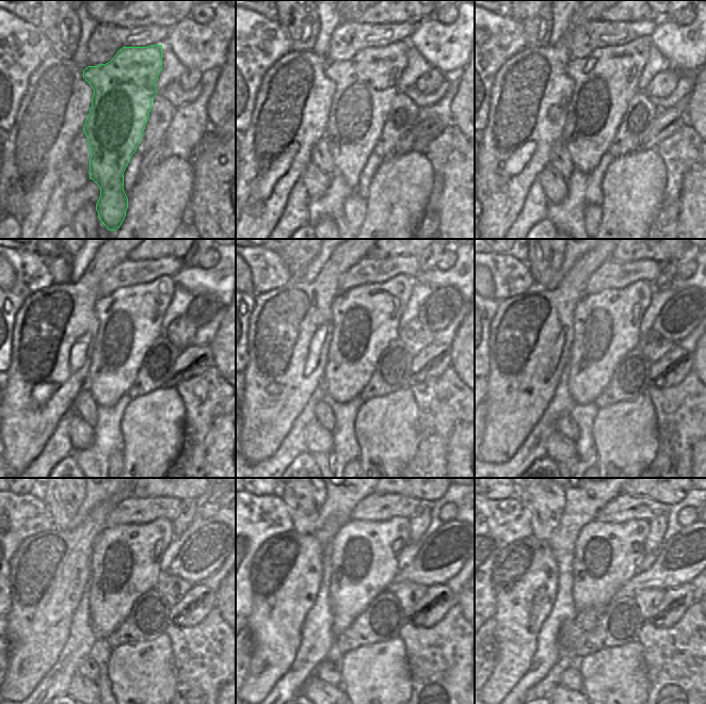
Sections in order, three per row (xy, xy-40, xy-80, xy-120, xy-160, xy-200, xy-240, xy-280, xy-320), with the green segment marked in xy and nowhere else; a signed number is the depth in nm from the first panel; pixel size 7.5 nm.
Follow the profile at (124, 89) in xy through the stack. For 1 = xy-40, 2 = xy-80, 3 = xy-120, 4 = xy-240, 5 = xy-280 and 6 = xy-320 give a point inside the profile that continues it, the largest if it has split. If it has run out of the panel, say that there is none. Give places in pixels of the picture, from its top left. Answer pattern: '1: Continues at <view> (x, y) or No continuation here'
1: Continues at xy-40 (365, 85)
2: Continues at xy-80 (605, 81)
3: Continues at xy-120 (129, 319)
4: Continues at xy-240 (126, 559)
5: Continues at xy-280 (364, 555)
6: Continues at xy-320 (606, 556).

